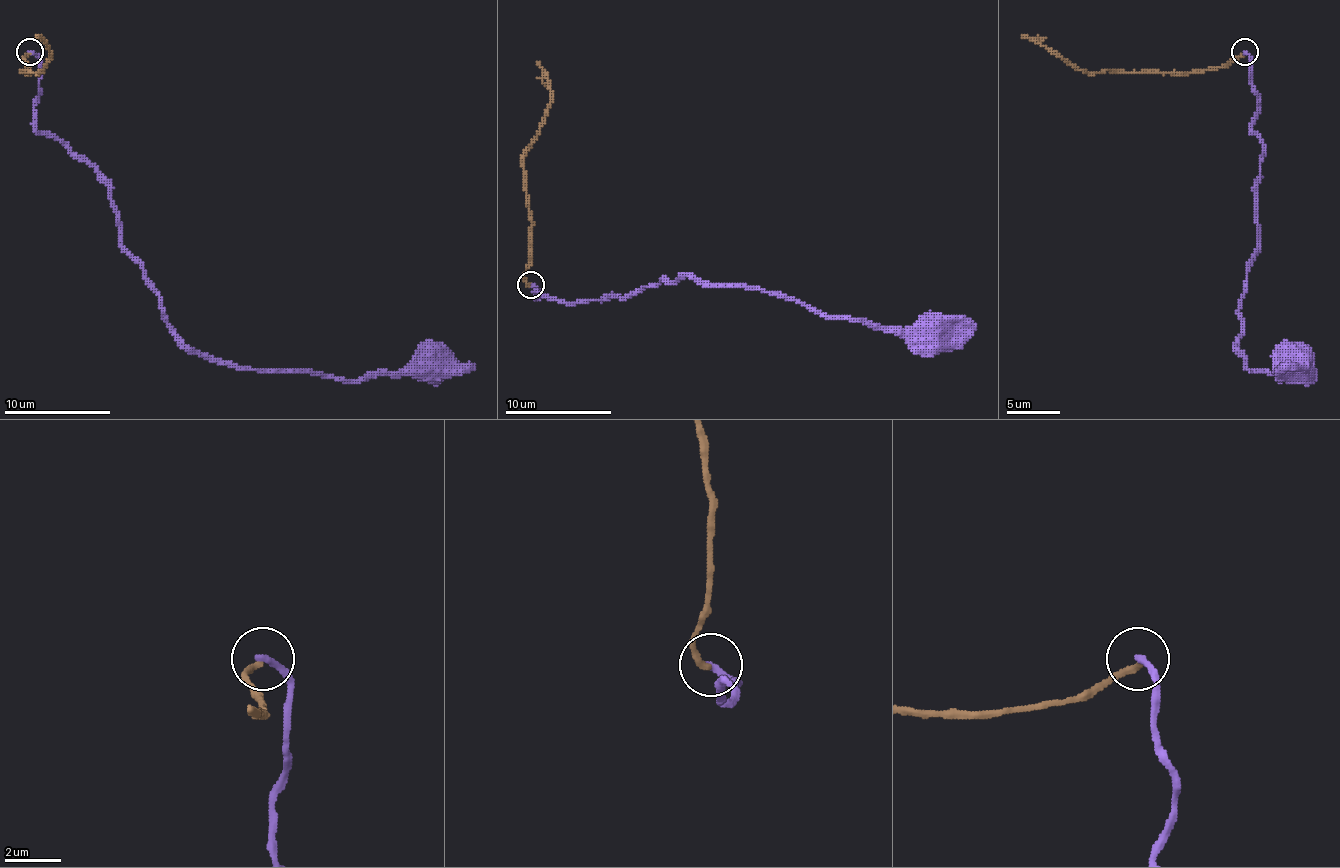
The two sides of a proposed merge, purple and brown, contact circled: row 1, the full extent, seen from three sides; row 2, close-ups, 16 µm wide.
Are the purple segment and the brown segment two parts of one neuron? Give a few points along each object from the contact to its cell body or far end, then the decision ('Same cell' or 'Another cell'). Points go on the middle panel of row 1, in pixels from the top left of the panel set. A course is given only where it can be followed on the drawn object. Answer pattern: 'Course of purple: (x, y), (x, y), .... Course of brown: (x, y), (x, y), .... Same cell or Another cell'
Course of purple: (532, 284), (534, 294), (582, 302), (687, 276), (780, 292), (887, 329), (938, 332). Course of brown: (532, 284), (524, 276), (532, 260), (524, 155), (550, 102), (550, 83), (537, 62). Another cell

